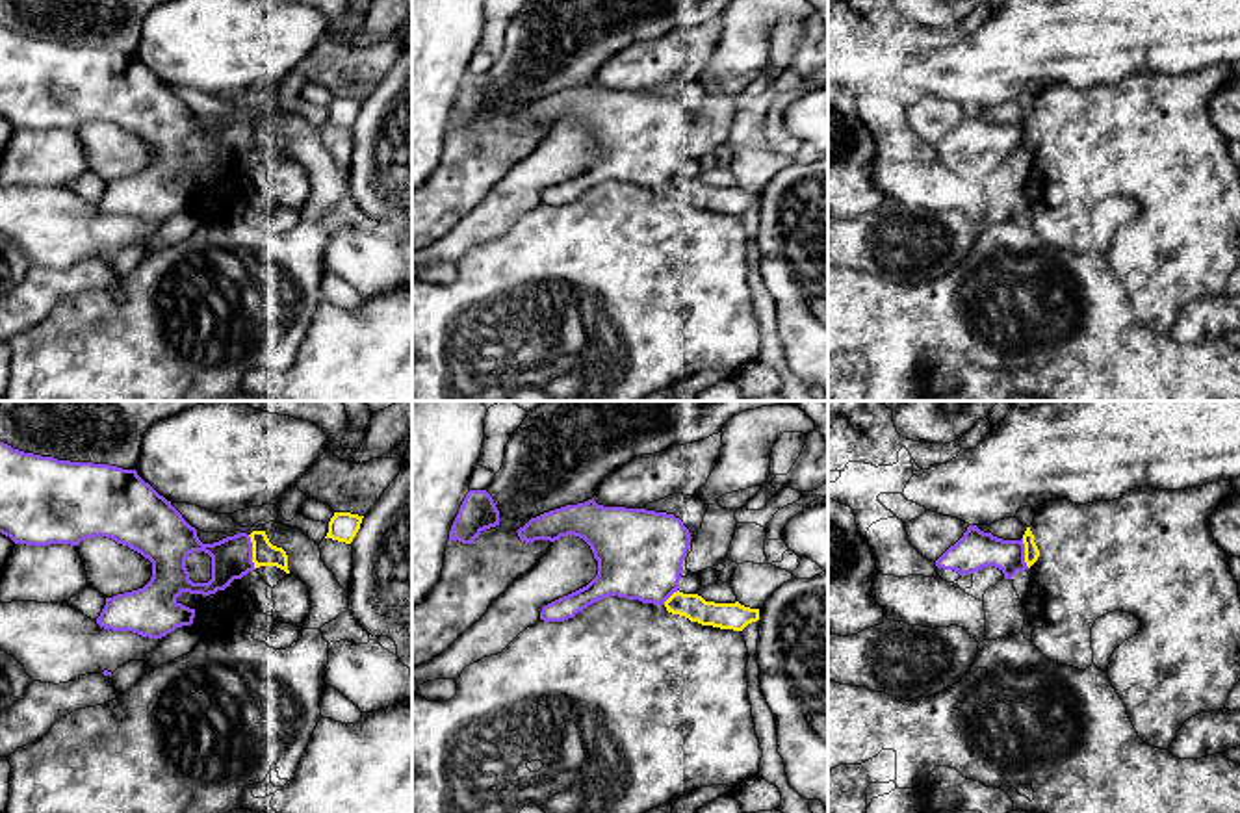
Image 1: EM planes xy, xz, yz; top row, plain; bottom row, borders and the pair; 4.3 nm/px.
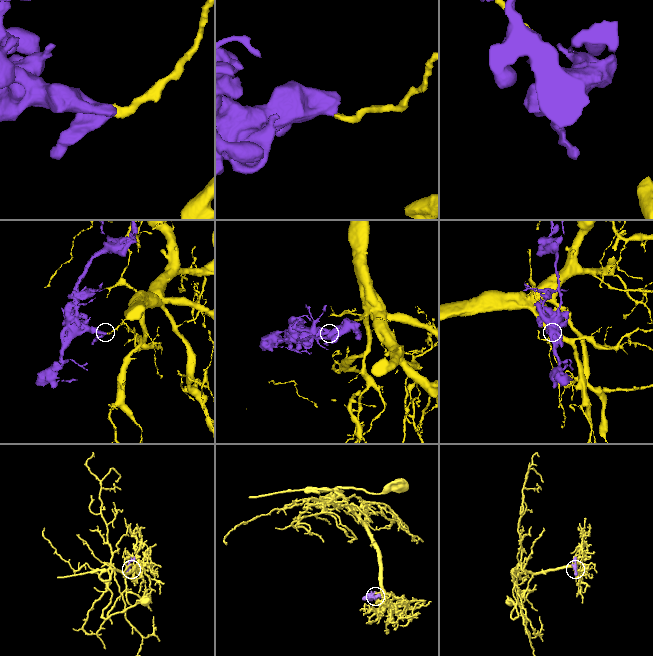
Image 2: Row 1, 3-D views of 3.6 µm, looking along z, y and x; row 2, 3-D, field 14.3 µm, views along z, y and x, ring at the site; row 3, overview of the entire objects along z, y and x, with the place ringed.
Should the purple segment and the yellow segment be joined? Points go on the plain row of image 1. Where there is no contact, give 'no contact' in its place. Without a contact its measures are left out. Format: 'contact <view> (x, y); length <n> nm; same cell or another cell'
contact xy (251, 136); length 160 nm; another cell

